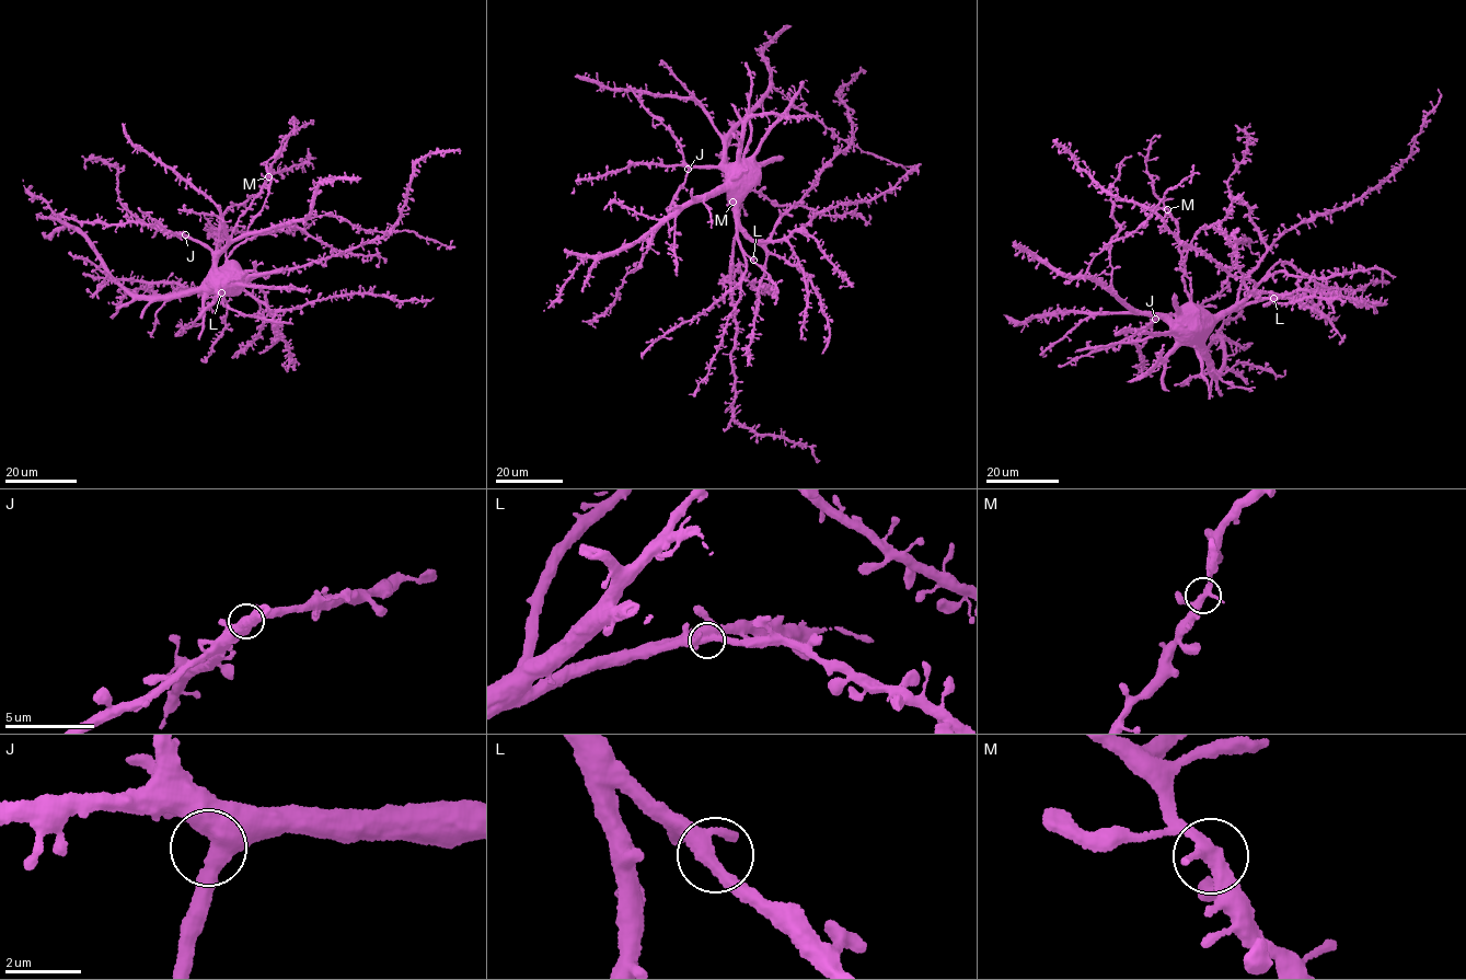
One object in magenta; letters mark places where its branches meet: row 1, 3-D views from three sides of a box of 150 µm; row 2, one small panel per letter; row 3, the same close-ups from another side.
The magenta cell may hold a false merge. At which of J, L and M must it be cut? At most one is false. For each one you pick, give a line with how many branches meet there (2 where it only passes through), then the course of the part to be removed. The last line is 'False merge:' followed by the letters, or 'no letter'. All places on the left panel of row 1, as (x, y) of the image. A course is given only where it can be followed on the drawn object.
False merge: no letter

